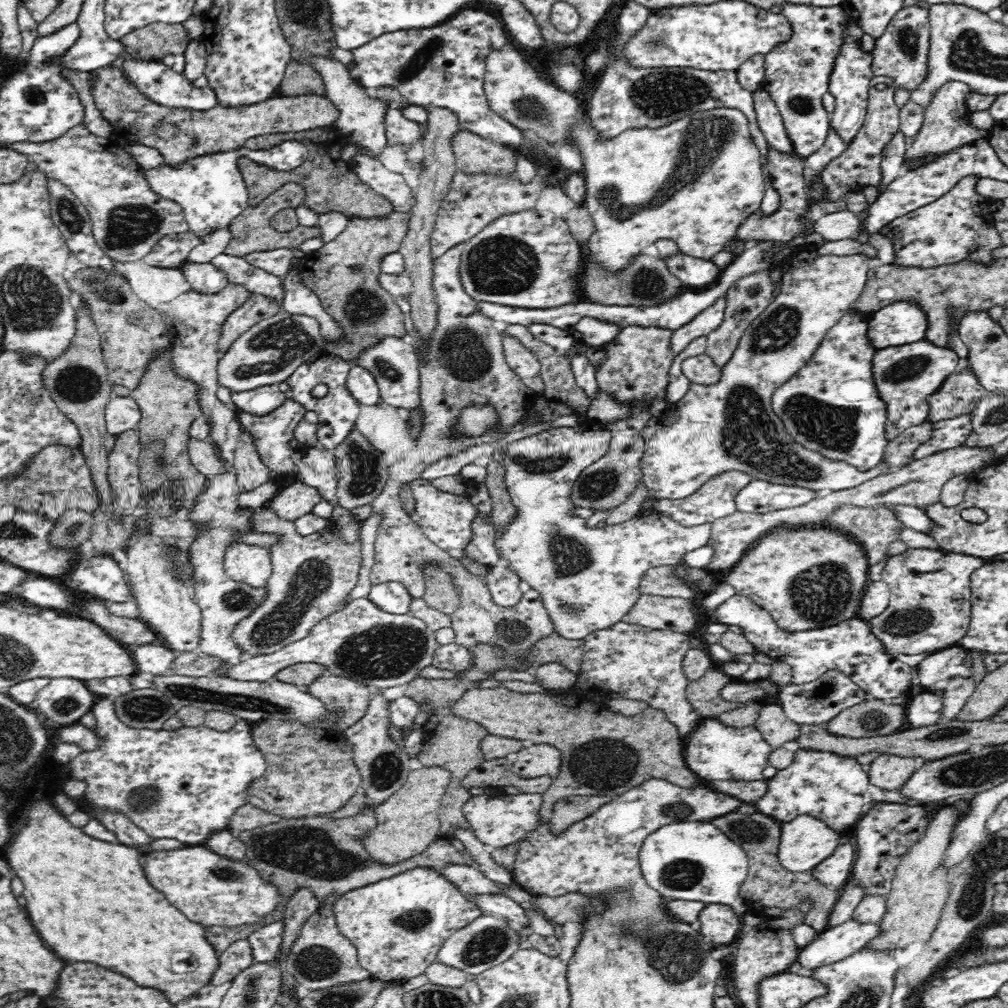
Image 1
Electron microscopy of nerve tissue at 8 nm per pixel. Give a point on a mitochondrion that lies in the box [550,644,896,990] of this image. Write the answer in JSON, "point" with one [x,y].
{"point":[672,952]}

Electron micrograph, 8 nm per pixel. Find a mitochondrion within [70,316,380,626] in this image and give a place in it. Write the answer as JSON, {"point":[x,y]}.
{"point":[270,350]}

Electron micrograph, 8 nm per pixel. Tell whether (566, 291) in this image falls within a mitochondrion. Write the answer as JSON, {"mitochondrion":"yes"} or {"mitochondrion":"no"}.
{"mitochondrion":"no"}

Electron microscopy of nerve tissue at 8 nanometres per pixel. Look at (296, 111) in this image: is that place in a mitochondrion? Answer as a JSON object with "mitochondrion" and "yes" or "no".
{"mitochondrion":"no"}

